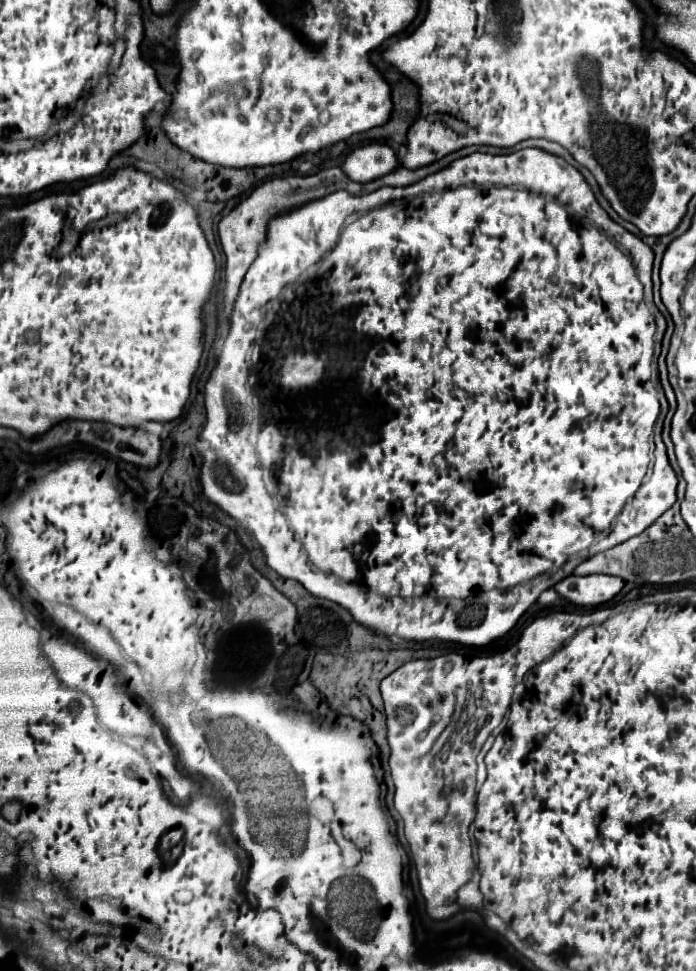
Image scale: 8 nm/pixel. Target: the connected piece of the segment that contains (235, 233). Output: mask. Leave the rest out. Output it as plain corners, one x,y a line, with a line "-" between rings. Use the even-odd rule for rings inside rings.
324,169
316,175
308,175
308,177
284,177
284,179
272,179
266,181
264,185
260,185
248,199
244,199
234,211
230,211
220,223
218,223
218,237
226,255
226,299
224,305
228,309
228,315
232,315
234,303
236,303
236,295
240,291
240,285
244,281
244,275
248,271
248,267
254,263
254,259
258,257
258,249
260,245
264,245
266,237
268,237
268,223
270,219
282,215
284,211
292,211
298,209
310,201
322,199
334,191
350,191
352,195
364,195
366,193
366,185
352,181
350,177
346,177
346,173
342,169

